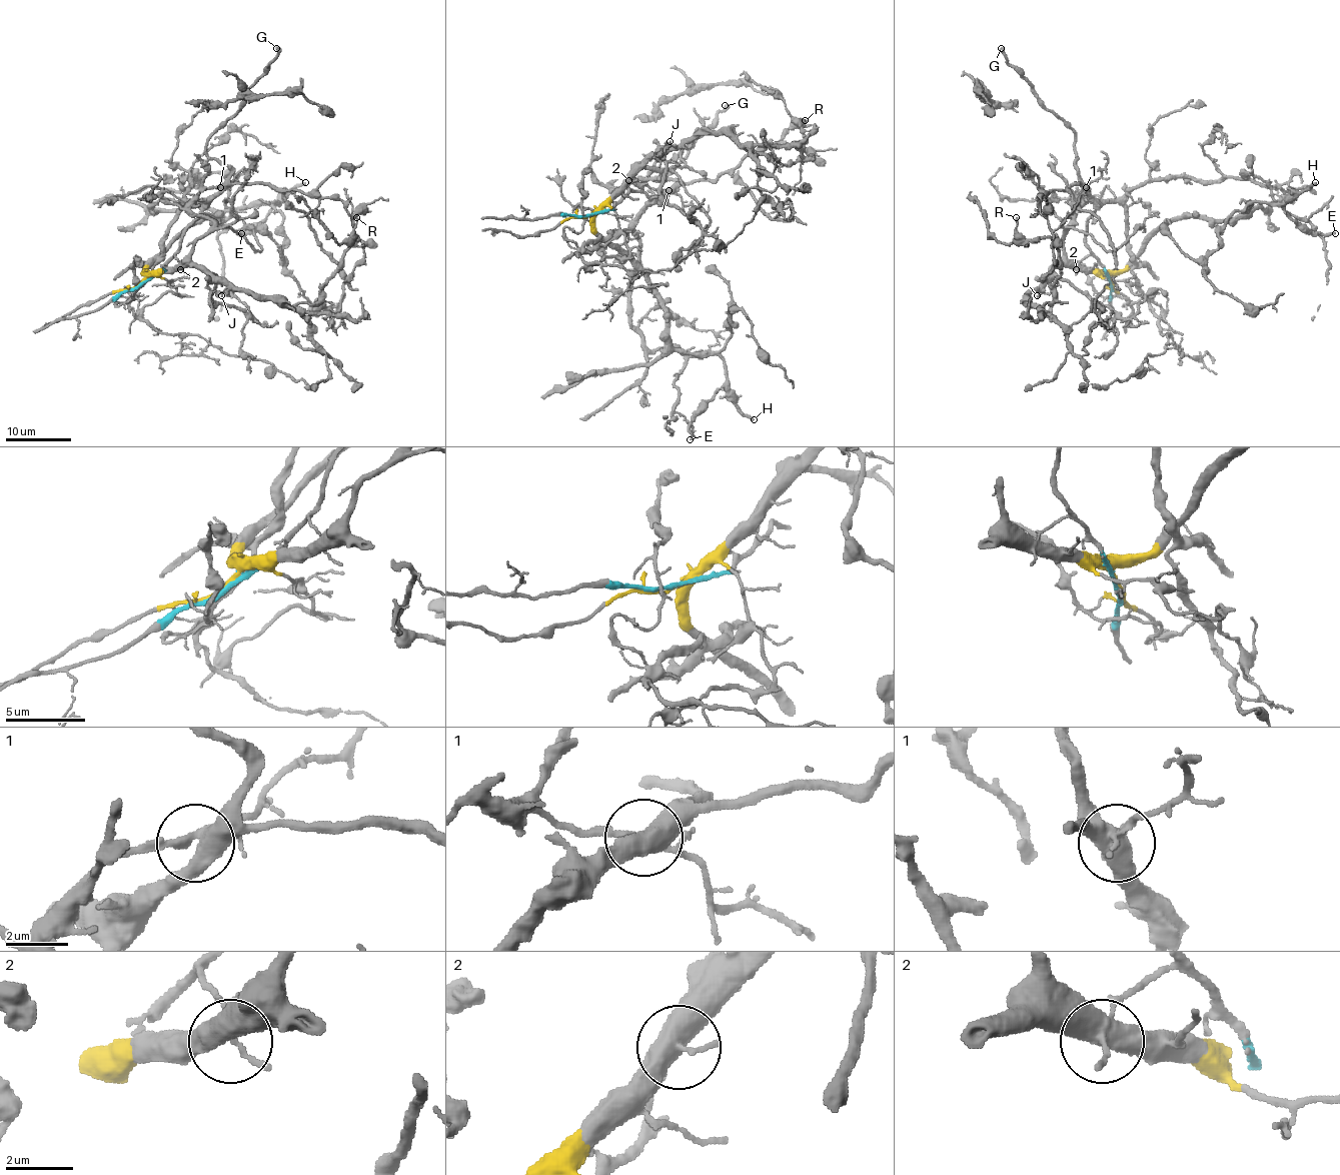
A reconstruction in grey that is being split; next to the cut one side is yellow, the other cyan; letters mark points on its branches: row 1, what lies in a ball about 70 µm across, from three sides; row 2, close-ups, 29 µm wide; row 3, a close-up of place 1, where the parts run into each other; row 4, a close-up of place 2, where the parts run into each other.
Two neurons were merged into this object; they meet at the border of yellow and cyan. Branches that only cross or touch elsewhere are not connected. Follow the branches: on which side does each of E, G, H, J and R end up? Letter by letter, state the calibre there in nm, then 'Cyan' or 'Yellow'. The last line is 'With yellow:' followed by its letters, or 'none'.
E: Thickness 240 nm. Yellow
G: Thickness 400 nm. Cyan
H: Thickness 280 nm. Yellow
J: Thickness 90 nm. Yellow
R: Thickness 150 nm. Yellow
With yellow: E, H, J, R

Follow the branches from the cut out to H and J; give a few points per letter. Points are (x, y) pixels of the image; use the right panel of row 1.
H: (1111, 284), (1109, 277), (1122, 270), (1152, 236), (1173, 220), (1239, 218), (1255, 201), (1291, 201), (1314, 182)
J: (1111, 284), (1104, 275), (1057, 265), (1050, 280), (1055, 292), (1040, 292), (1037, 295)

